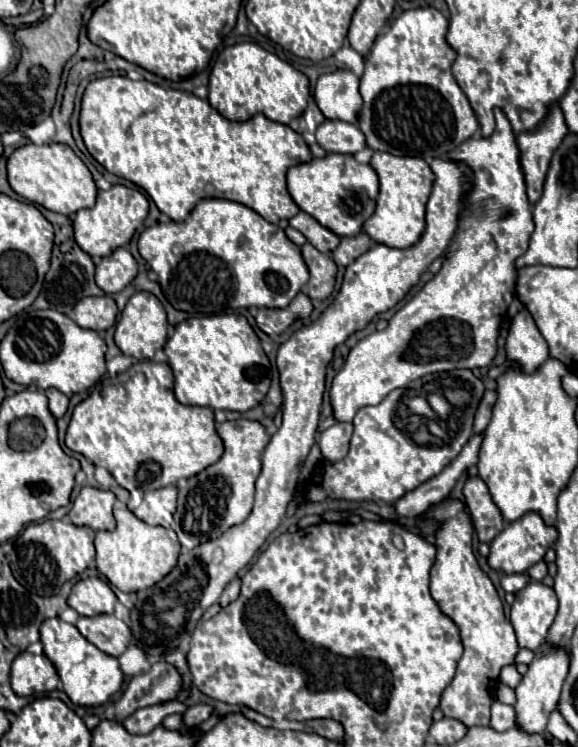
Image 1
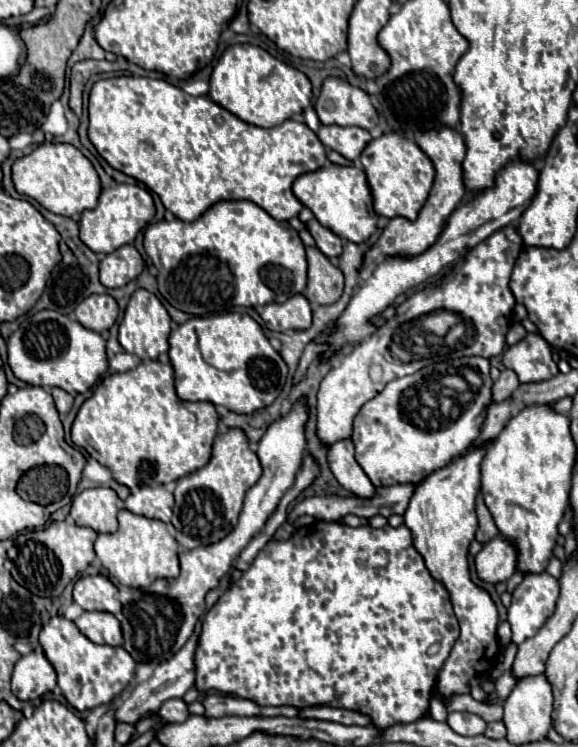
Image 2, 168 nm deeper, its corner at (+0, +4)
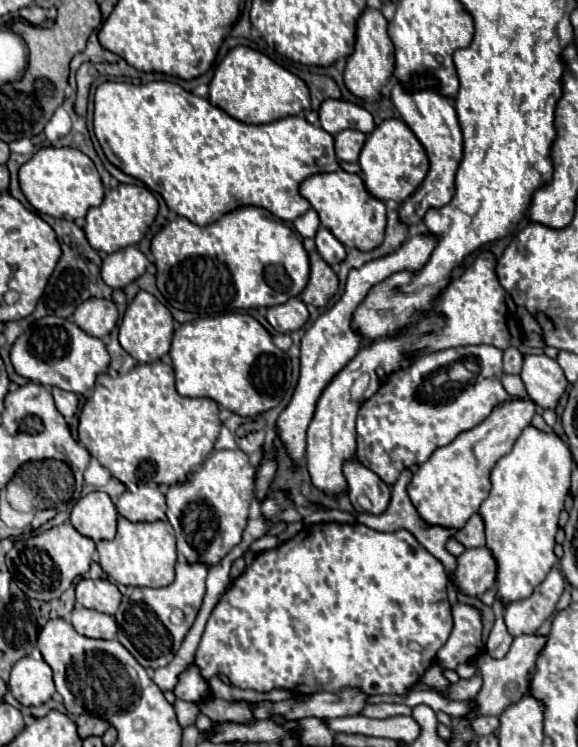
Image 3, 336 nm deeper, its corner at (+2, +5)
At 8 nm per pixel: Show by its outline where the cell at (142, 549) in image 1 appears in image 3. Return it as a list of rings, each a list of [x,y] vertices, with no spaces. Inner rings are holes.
[[[119,518],[117,536],[113,540],[97,542],[99,564],[107,572],[111,582],[123,586],[169,586],[175,578],[177,562],[176,536],[168,521],[129,522]]]

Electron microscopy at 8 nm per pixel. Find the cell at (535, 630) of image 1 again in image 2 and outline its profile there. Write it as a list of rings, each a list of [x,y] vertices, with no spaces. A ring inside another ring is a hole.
[[[531,573],[515,587],[509,606],[513,643],[523,643],[535,635],[553,615],[559,597],[559,583],[549,573]]]

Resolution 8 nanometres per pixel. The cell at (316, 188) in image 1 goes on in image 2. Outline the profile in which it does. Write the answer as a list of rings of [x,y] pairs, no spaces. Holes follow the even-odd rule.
[[[327,165],[317,171],[303,173],[293,183],[295,197],[313,211],[319,223],[341,239],[361,243],[377,229],[377,213],[373,209],[373,195],[367,183],[367,175],[359,165]]]

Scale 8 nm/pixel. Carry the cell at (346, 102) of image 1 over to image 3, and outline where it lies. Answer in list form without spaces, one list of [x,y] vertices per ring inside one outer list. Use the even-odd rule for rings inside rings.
[[[325,100],[321,104],[319,118],[321,118],[323,130],[327,130],[333,136],[347,128],[359,130],[363,134],[371,134],[375,128],[373,116],[365,108],[345,100]]]

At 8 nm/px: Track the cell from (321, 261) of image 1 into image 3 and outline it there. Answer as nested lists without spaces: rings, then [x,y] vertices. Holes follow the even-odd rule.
[[[309,252],[309,260],[311,260],[311,278],[307,288],[301,294],[301,300],[305,304],[313,304],[321,308],[335,296],[339,288],[339,280],[337,274],[317,252]]]

